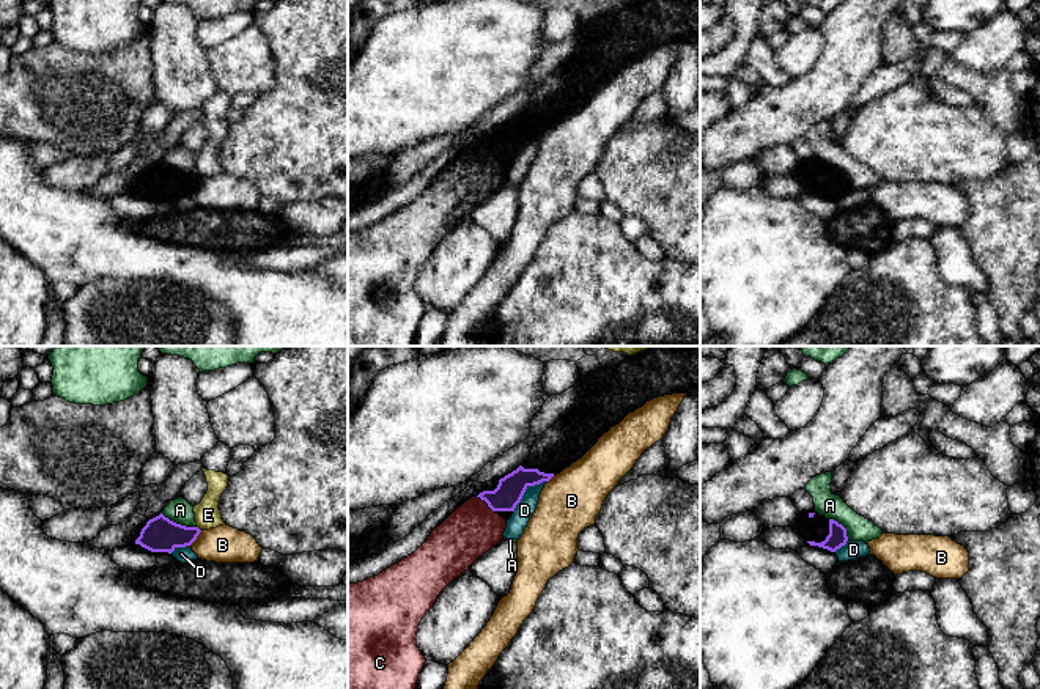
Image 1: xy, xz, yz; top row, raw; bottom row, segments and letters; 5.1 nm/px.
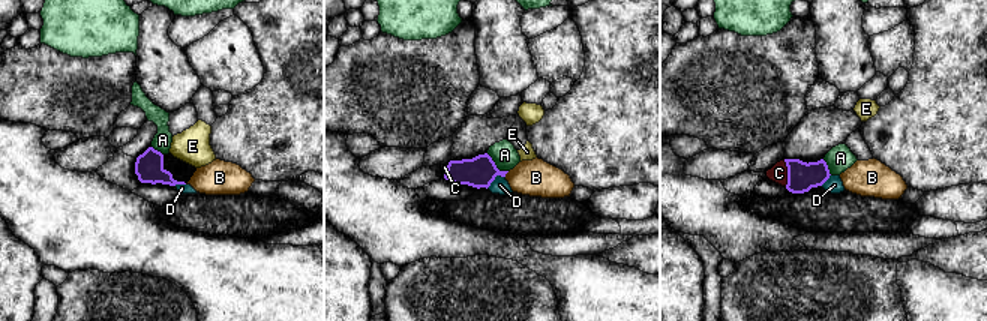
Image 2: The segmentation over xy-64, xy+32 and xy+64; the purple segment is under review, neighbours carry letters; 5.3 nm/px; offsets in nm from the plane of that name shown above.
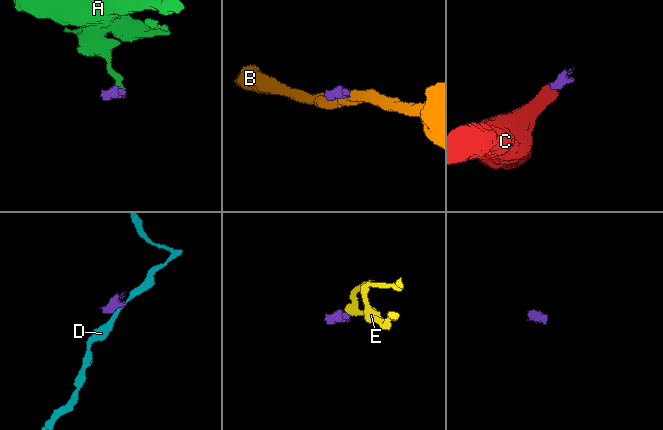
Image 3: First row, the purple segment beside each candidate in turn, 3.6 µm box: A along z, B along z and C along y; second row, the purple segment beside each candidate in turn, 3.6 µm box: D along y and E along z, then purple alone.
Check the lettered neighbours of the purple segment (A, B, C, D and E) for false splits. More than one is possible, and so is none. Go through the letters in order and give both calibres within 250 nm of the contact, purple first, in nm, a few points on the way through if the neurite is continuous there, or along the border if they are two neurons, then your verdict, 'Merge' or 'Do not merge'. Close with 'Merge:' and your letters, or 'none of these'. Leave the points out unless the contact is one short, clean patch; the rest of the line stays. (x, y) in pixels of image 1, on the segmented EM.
A: Thickness 180 nm (purple) against 120 nm. Boundary: xy (161, 513), (177, 523), (195, 527). Do not merge
B: Thickness 180 nm (purple) against 190 nm. Boundary: xy (202, 530), (189, 545). Do not merge
C: Thickness 140 nm (purple) against 280 nm. Path across: xz (510, 490), (501, 499), (486, 502), (472, 529). Merge
D: Thickness 140 nm (purple) against 100 nm. Boundary: xz (546, 480), (531, 485), (513, 512). Do not merge
E: Thickness 180 nm (purple) against 130 nm. Boundary: xy (197, 526), (200, 530). Do not merge
Merge: C

